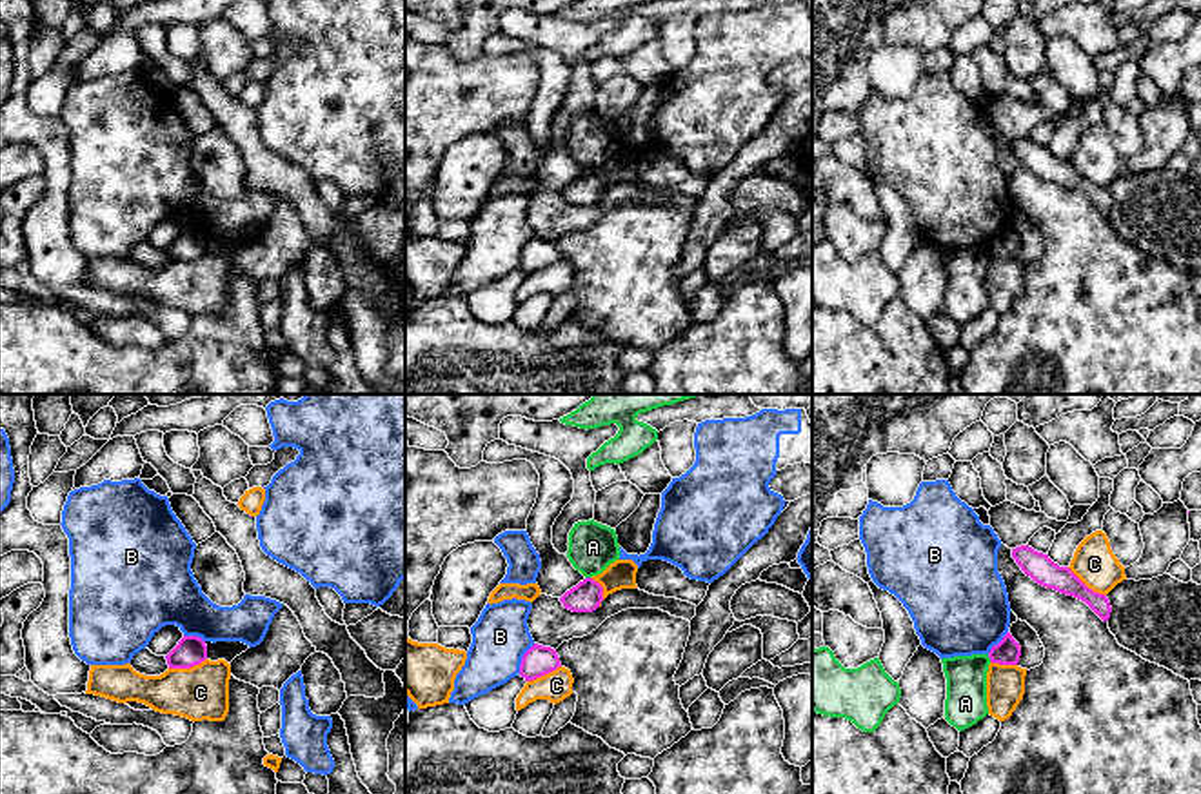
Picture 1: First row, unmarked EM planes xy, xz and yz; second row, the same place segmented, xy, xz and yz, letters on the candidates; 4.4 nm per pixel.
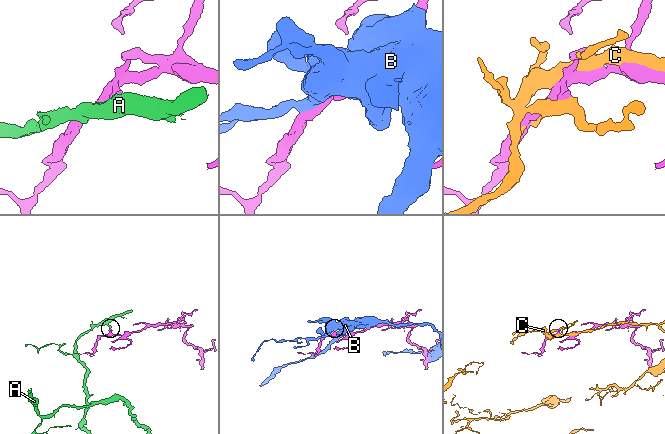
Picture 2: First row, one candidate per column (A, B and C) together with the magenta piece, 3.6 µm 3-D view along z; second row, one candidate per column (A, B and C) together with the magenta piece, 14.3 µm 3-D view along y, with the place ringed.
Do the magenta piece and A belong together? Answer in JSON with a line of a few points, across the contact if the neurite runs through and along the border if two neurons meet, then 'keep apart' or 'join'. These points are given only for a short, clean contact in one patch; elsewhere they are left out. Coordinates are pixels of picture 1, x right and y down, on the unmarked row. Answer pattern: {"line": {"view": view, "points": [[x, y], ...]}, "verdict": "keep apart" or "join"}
{"line": {"view": "xz", "points": [[585, 169], [591, 171]]}, "verdict": "keep apart"}

